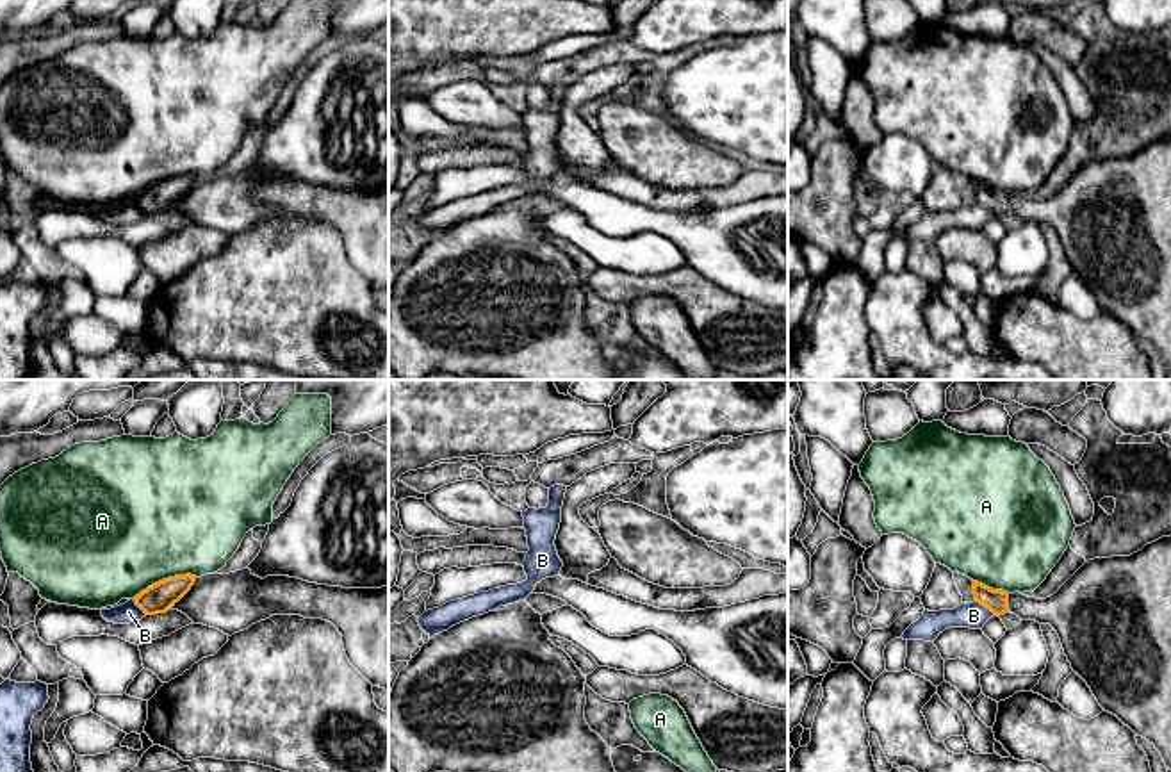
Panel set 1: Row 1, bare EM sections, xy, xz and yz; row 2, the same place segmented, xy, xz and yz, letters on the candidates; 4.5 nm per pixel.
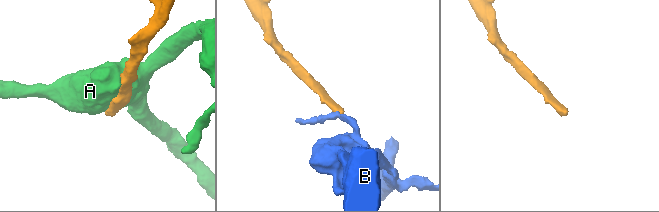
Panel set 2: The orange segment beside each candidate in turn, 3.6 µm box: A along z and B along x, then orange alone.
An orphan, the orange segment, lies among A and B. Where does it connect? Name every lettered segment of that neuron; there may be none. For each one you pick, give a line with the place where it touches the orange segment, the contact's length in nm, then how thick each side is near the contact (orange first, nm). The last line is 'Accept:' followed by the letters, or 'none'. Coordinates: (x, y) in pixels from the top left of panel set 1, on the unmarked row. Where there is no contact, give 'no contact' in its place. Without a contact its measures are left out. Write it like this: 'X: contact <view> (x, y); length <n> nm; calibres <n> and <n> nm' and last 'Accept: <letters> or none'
Accept: none

